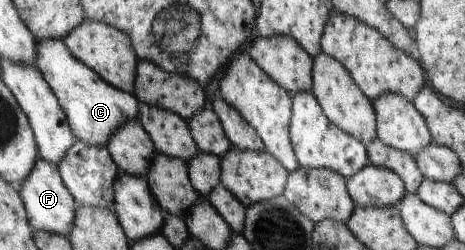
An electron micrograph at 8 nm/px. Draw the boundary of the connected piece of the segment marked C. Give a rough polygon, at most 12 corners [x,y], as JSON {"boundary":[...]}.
{"boundary":[[63,39],[37,41],[35,64],[76,138],[106,146],[138,99],[106,82]]}

